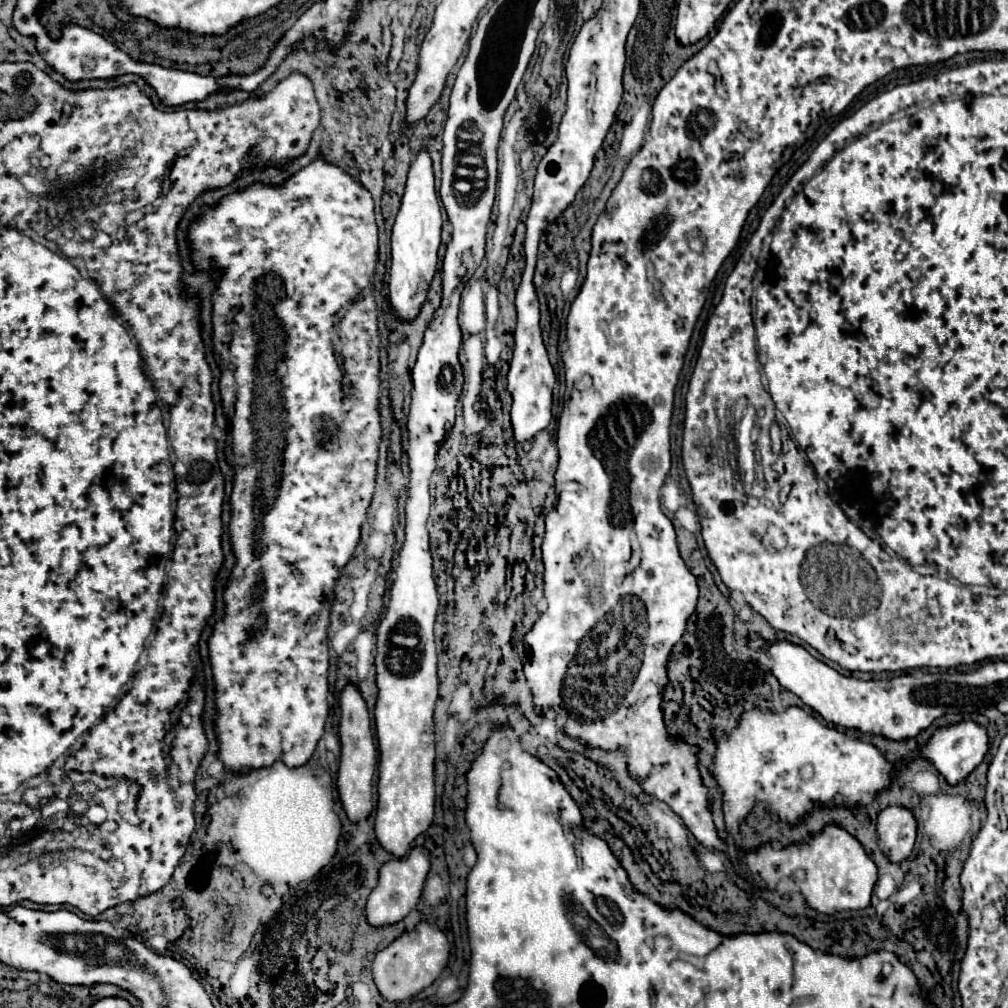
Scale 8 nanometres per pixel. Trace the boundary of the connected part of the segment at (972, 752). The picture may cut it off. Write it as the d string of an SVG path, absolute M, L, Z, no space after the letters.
M961 720L957 724L935 728L931 738L917 748L917 756L923 760L929 760L933 768L945 778L945 782L949 786L955 786L981 764L987 750L989 750L989 734L985 726L979 726L973 720Z

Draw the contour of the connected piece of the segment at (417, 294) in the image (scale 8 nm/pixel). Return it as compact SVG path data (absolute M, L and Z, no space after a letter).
M421 148L411 162L401 208L395 216L391 236L391 272L389 272L389 298L395 314L401 320L413 320L425 302L429 284L437 270L437 250L441 234L441 208L433 182L433 160L427 148Z

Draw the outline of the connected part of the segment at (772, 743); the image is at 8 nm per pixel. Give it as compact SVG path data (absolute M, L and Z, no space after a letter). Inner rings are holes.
M791 706L785 712L751 708L739 716L739 726L715 740L713 776L723 794L725 826L731 834L741 832L741 824L755 802L765 802L781 822L795 826L807 810L815 806L833 808L847 802L865 806L865 796L875 798L877 792L891 786L893 764L881 756L881 750L871 742L861 742L835 728L823 726L803 708ZM813 764L815 778L805 782L799 778L799 768Z

